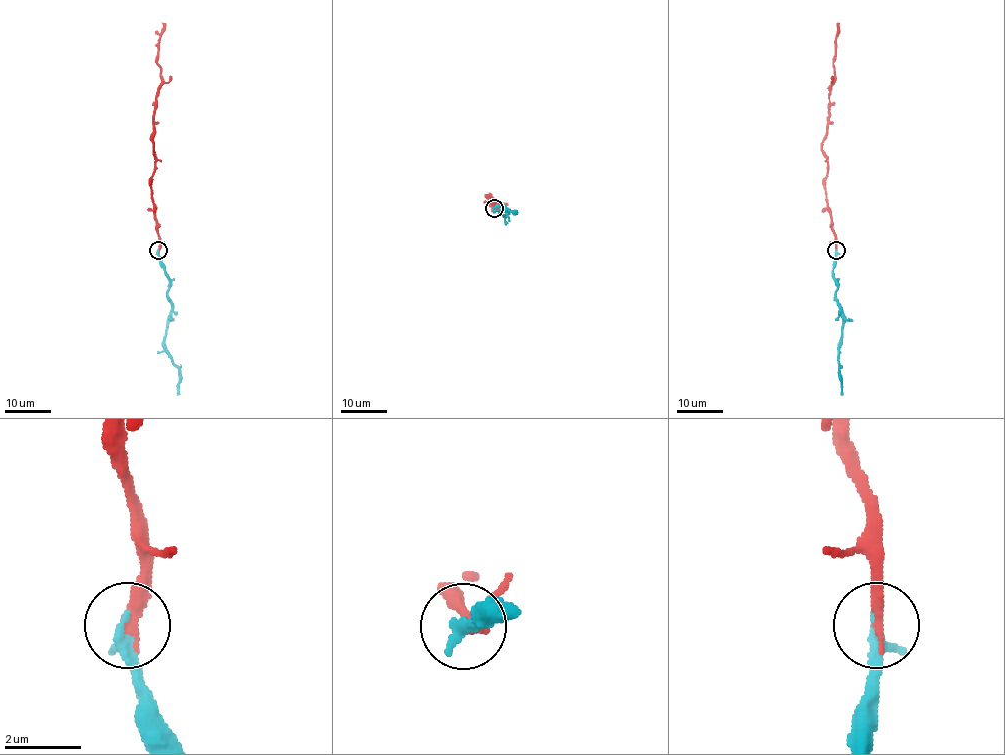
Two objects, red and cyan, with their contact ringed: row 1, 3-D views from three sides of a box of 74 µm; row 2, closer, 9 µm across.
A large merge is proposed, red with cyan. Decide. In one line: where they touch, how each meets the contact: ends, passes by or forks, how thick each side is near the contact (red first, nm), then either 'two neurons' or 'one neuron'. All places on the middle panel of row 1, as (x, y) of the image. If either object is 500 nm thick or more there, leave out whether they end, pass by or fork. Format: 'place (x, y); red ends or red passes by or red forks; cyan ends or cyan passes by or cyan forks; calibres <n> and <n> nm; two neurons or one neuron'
place (494, 208); red ends; cyan ends; calibres 340 and 360 nm; one neuron

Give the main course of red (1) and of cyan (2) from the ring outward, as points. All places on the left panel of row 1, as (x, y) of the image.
1: (158, 250), (160, 236), (151, 187), (155, 155), (155, 95), (161, 82), (156, 56), (162, 22)
2: (158, 250), (160, 265), (169, 280), (167, 299), (171, 310), (165, 349), (178, 369), (177, 395)

